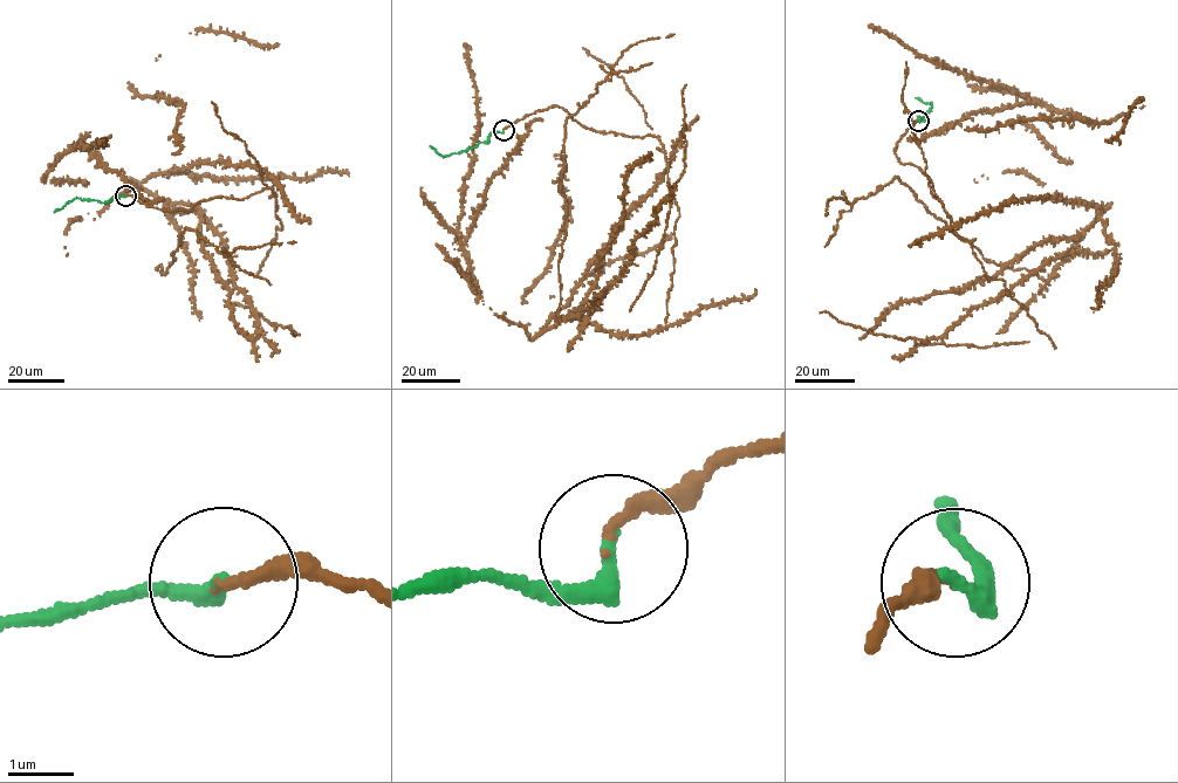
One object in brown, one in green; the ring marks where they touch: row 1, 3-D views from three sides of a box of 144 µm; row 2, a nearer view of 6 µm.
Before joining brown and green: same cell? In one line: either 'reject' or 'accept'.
accept

